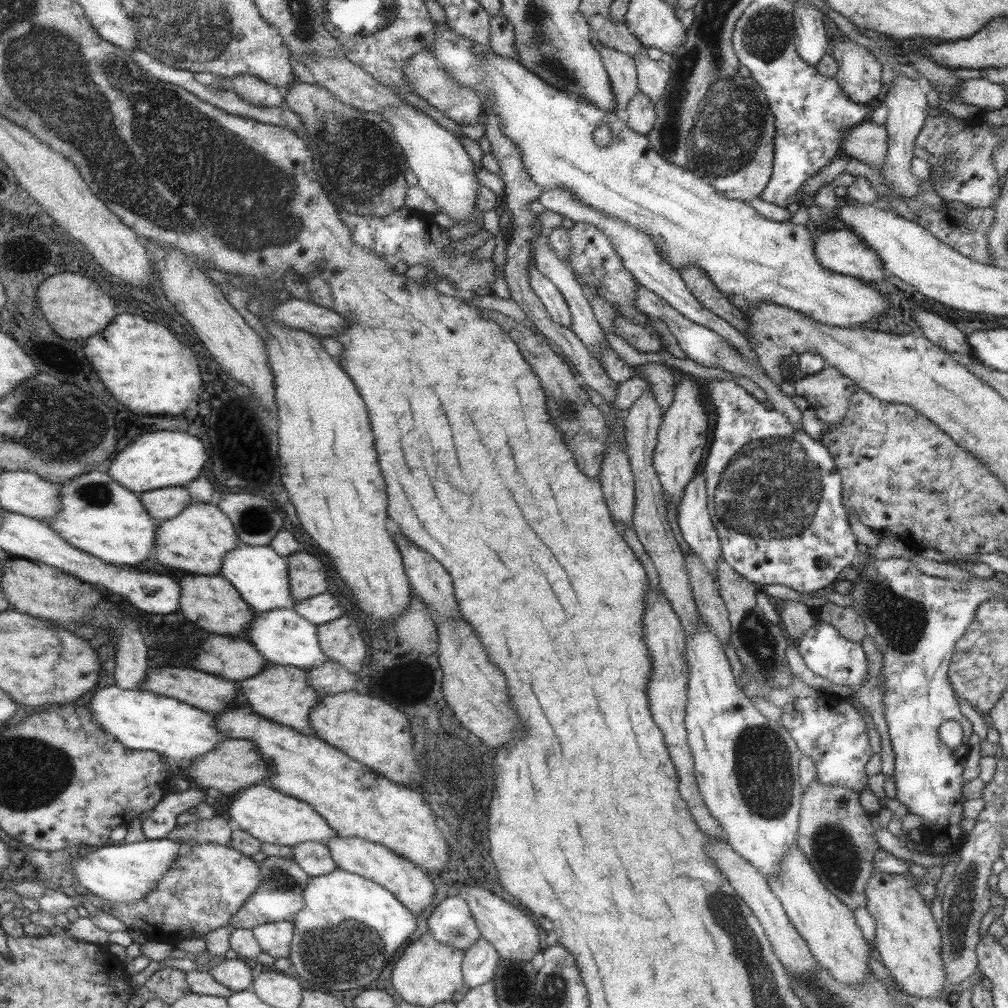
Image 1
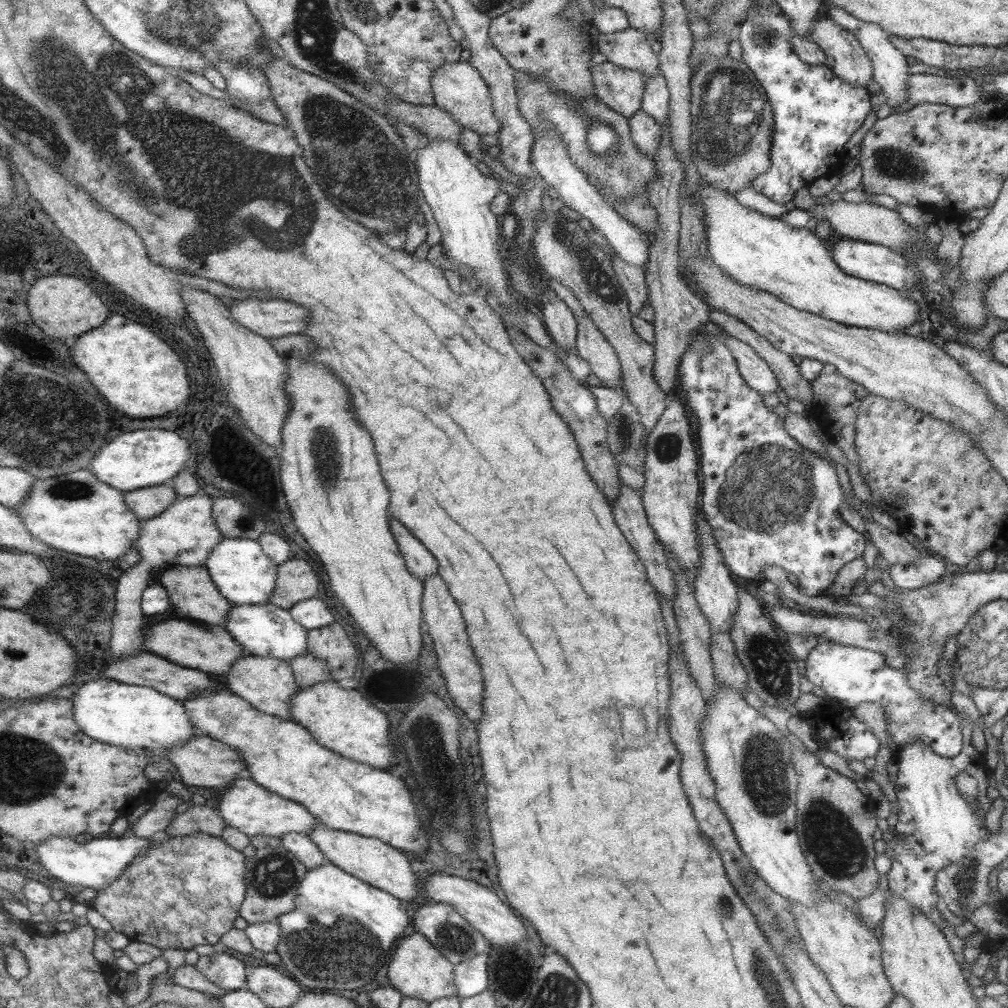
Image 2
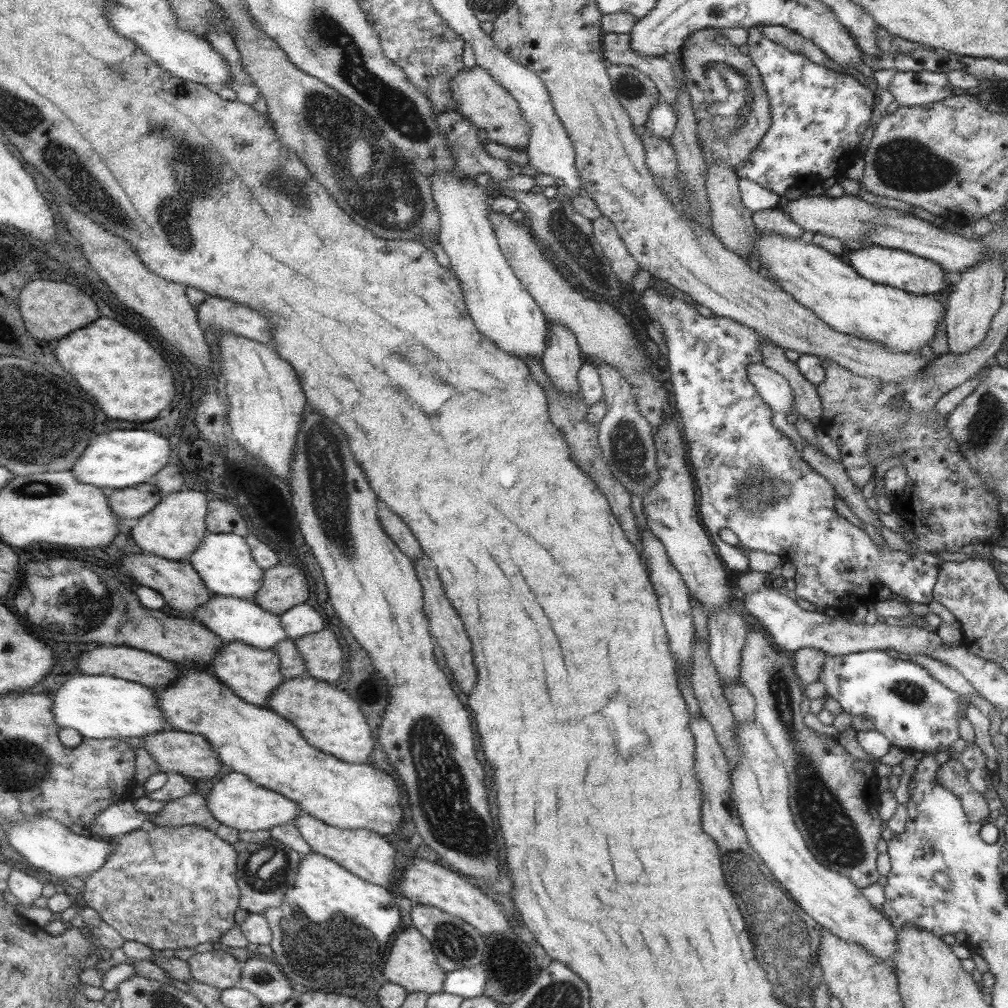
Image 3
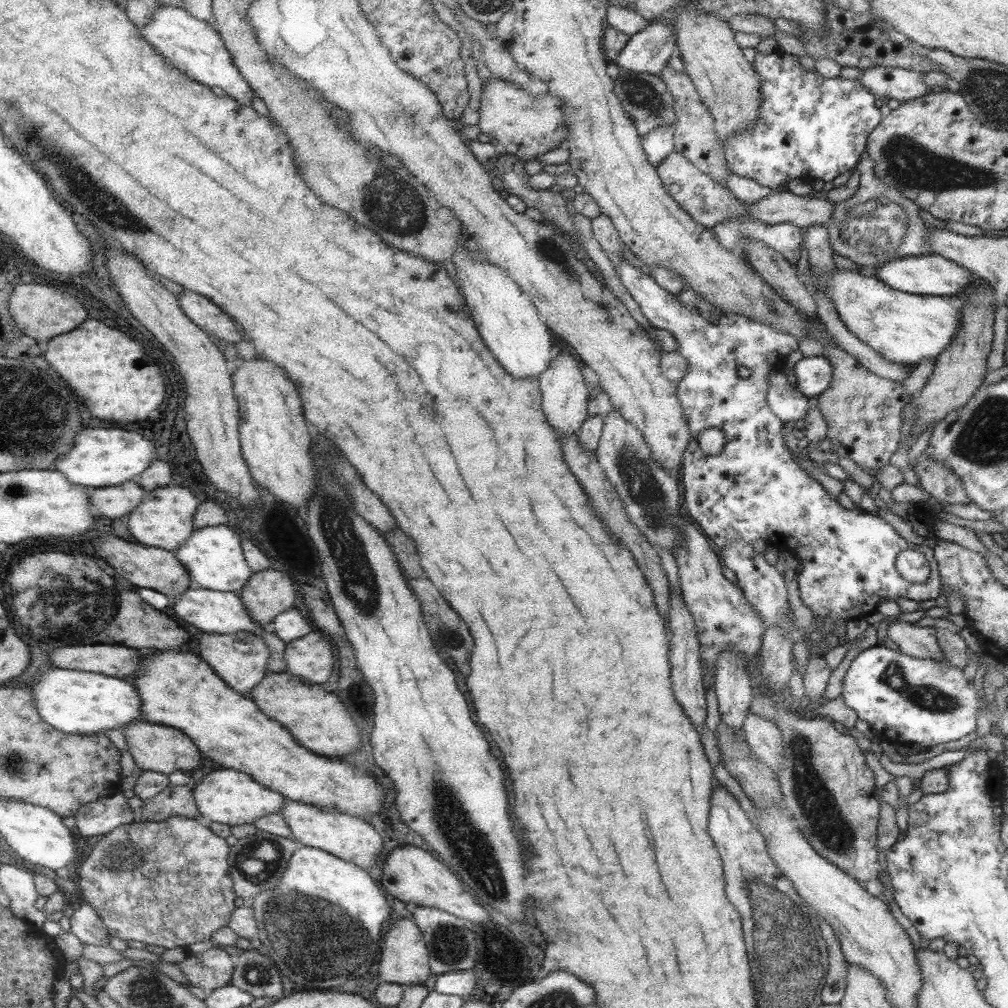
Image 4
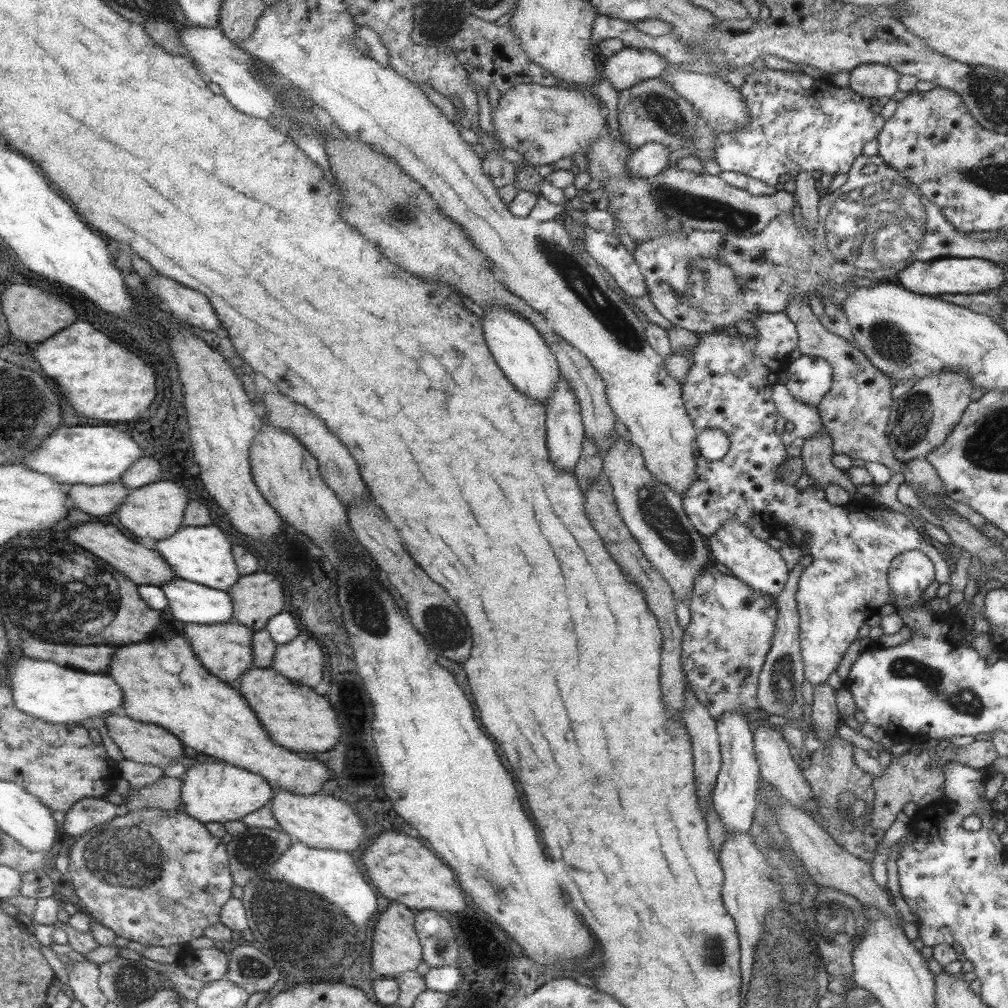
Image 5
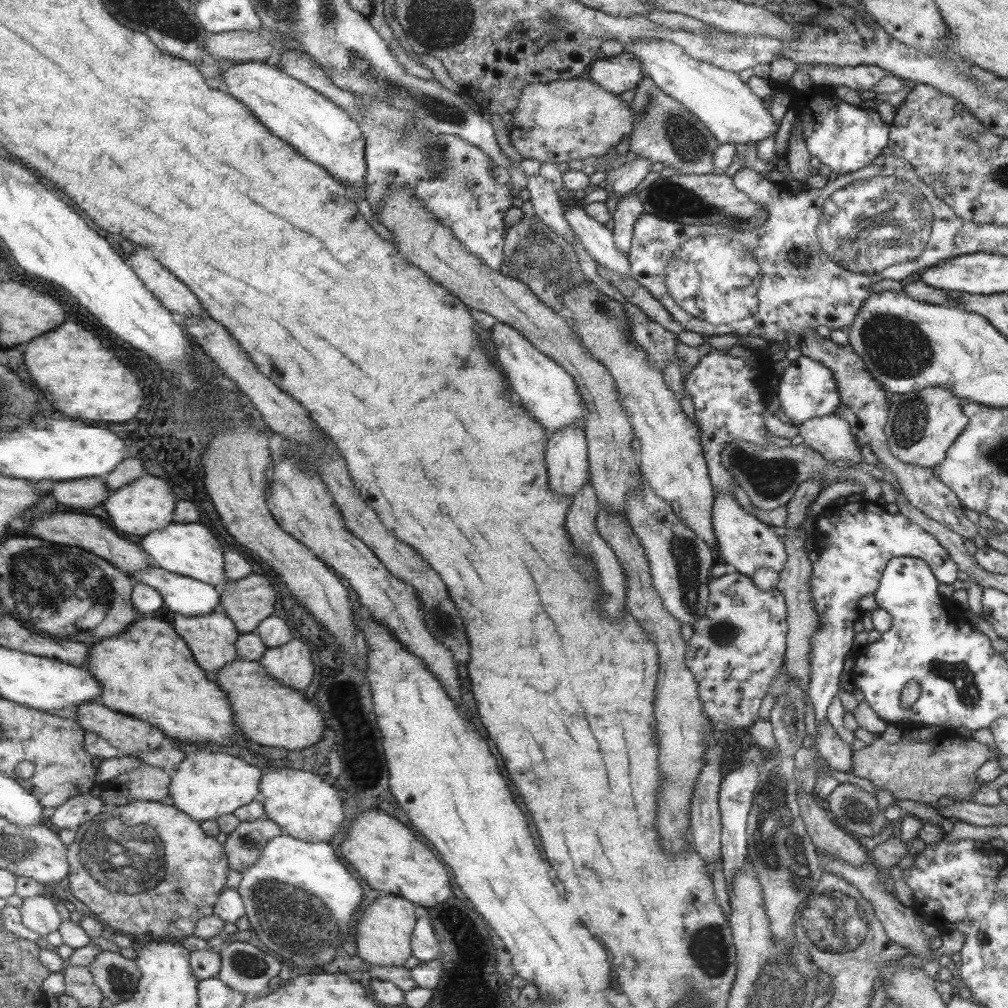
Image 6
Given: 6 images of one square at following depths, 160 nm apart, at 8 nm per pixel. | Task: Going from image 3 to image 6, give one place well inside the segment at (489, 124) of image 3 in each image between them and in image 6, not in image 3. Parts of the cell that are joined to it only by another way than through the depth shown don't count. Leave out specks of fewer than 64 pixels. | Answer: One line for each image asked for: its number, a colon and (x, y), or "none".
4: (520, 125)
5: (542, 124)
6: (556, 122)

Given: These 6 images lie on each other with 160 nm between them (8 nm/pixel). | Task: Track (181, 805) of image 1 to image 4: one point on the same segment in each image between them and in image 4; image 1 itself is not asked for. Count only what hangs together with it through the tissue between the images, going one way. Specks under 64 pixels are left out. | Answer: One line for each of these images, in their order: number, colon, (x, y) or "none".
2: (153, 824)
3: (118, 820)
4: (99, 818)

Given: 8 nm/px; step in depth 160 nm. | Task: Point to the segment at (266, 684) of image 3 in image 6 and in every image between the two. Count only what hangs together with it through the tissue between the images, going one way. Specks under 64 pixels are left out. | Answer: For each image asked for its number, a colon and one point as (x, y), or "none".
4: (241, 659)
5: (227, 650)
6: (213, 637)

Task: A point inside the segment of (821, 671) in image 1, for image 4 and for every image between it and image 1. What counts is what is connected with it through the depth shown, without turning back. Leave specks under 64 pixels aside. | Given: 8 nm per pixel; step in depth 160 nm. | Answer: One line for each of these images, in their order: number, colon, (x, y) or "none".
2: (849, 674)
3: (912, 709)
4: (904, 699)

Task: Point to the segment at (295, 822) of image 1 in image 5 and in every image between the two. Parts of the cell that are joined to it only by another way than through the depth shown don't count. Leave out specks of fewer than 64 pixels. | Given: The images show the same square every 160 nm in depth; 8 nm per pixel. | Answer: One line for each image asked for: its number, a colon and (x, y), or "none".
2: (255, 811)
3: (236, 801)
4: (227, 796)
5: (213, 791)

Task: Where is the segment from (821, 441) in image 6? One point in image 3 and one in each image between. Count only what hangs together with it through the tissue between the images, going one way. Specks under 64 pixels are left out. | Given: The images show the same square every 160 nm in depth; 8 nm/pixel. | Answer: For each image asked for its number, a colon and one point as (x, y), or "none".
3: (773, 389)
4: (783, 399)
5: (805, 419)

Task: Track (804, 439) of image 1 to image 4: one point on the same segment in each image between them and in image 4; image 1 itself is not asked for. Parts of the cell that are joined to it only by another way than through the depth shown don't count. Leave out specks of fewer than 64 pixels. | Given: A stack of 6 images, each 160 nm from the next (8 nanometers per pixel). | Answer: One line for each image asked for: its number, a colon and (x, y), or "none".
2: (770, 502)
3: (750, 479)
4: (751, 490)

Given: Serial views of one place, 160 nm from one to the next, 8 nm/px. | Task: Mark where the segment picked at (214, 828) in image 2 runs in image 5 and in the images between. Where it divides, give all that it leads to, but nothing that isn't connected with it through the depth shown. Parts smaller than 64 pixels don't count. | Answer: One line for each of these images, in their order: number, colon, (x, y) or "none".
3: (192, 809)
4: (175, 801)
5: (166, 793)

